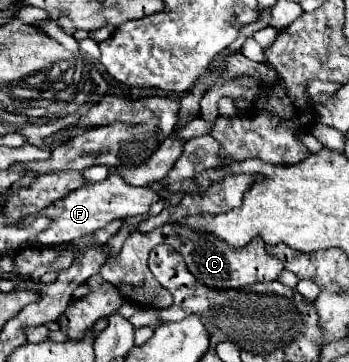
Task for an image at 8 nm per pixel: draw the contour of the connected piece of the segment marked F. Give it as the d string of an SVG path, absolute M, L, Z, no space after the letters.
M109 173L107 179L103 179L99 183L79 187L73 193L65 195L61 201L55 201L53 205L45 207L41 211L41 215L49 217L51 225L43 233L39 233L33 241L29 241L29 245L39 245L41 243L41 245L49 245L49 247L59 247L59 245L69 243L69 241L73 241L77 237L91 235L97 229L103 229L105 225L109 225L111 221L145 215L149 211L149 207L153 203L157 203L157 201L161 201L161 197L149 185L143 185L143 187L129 185L117 173Z

